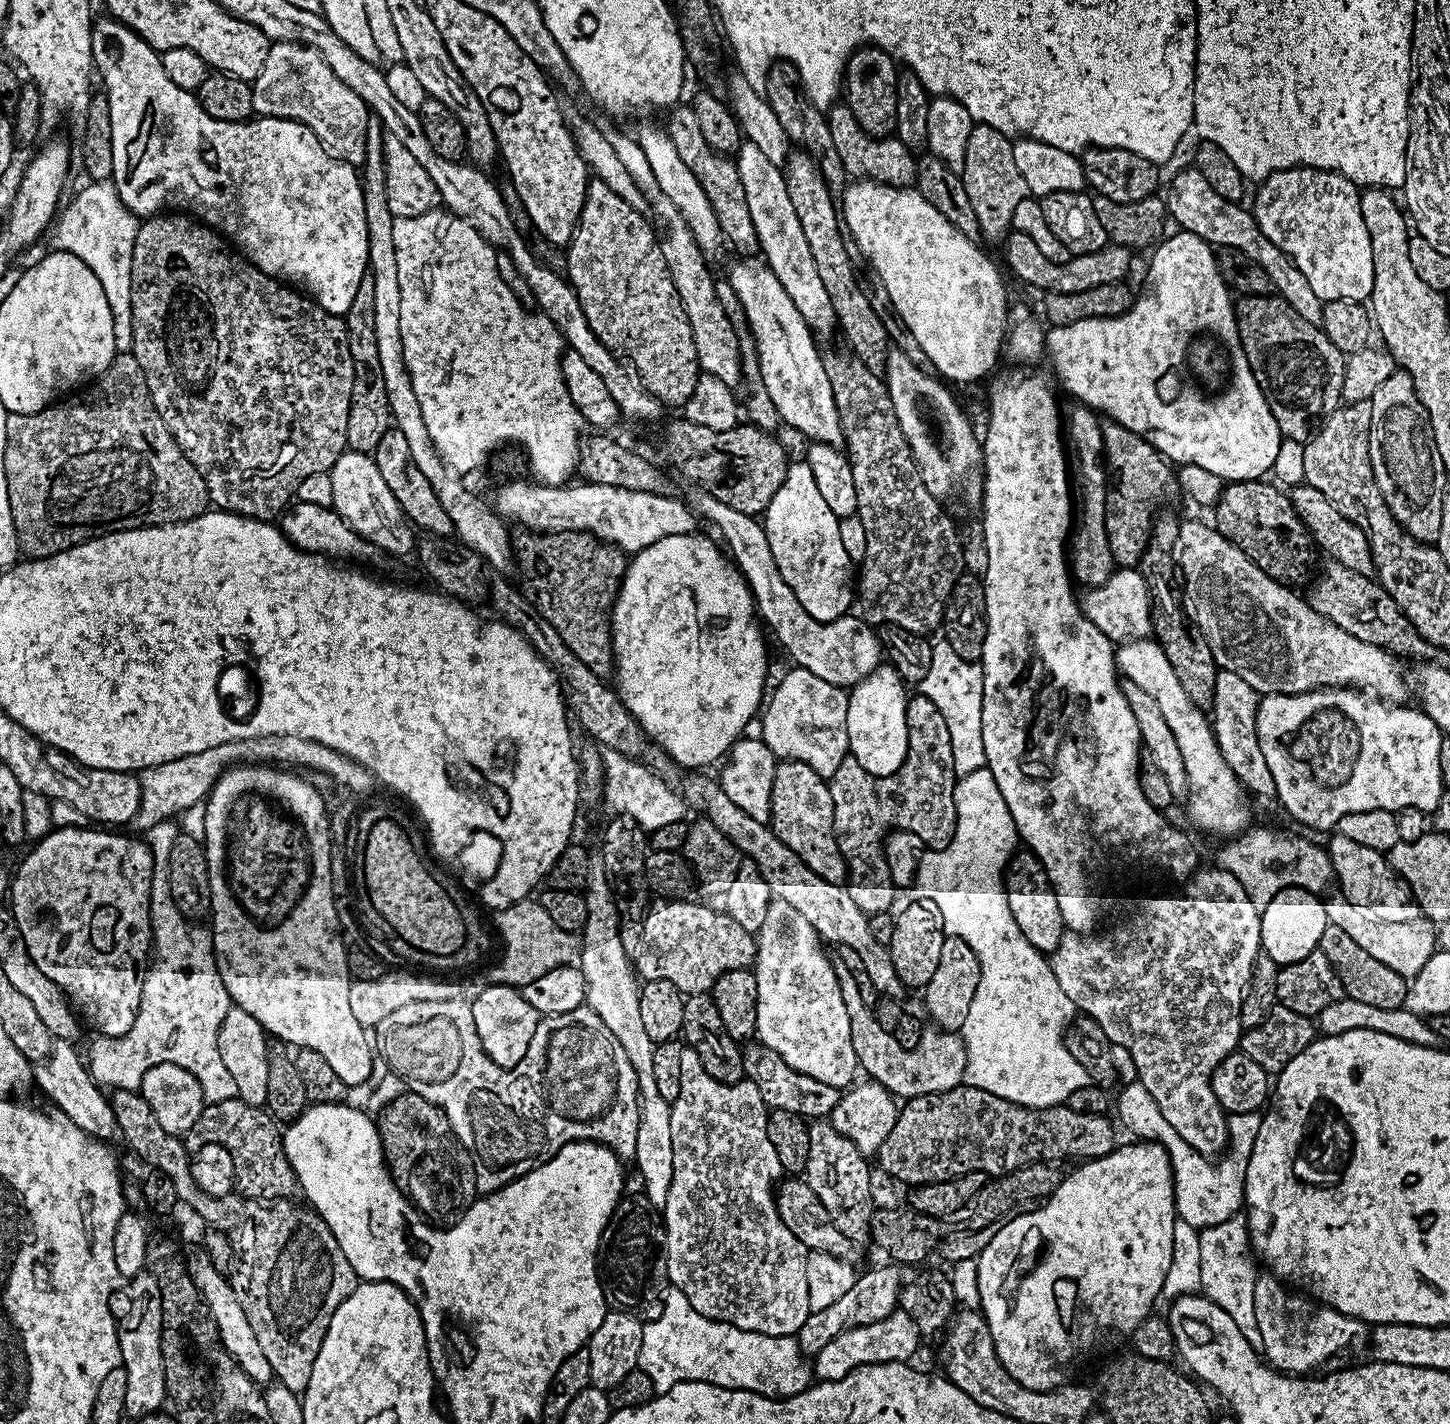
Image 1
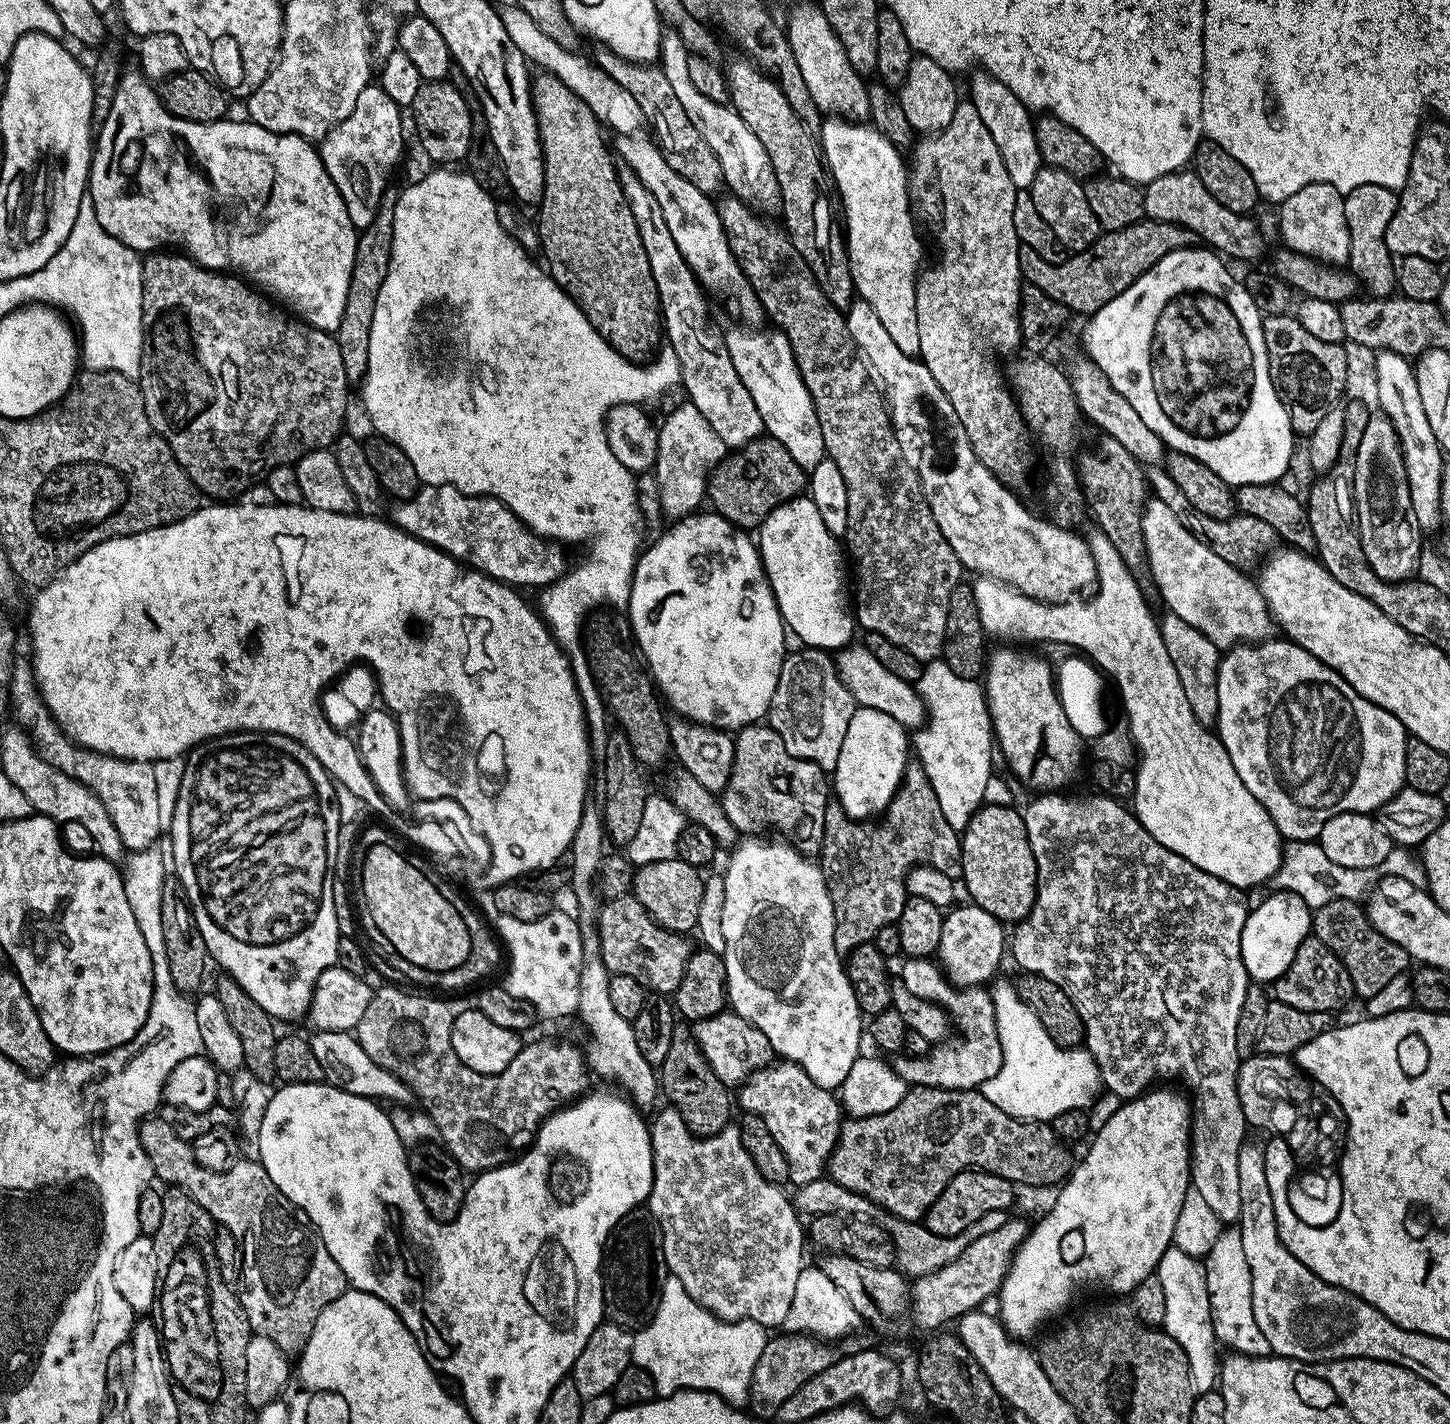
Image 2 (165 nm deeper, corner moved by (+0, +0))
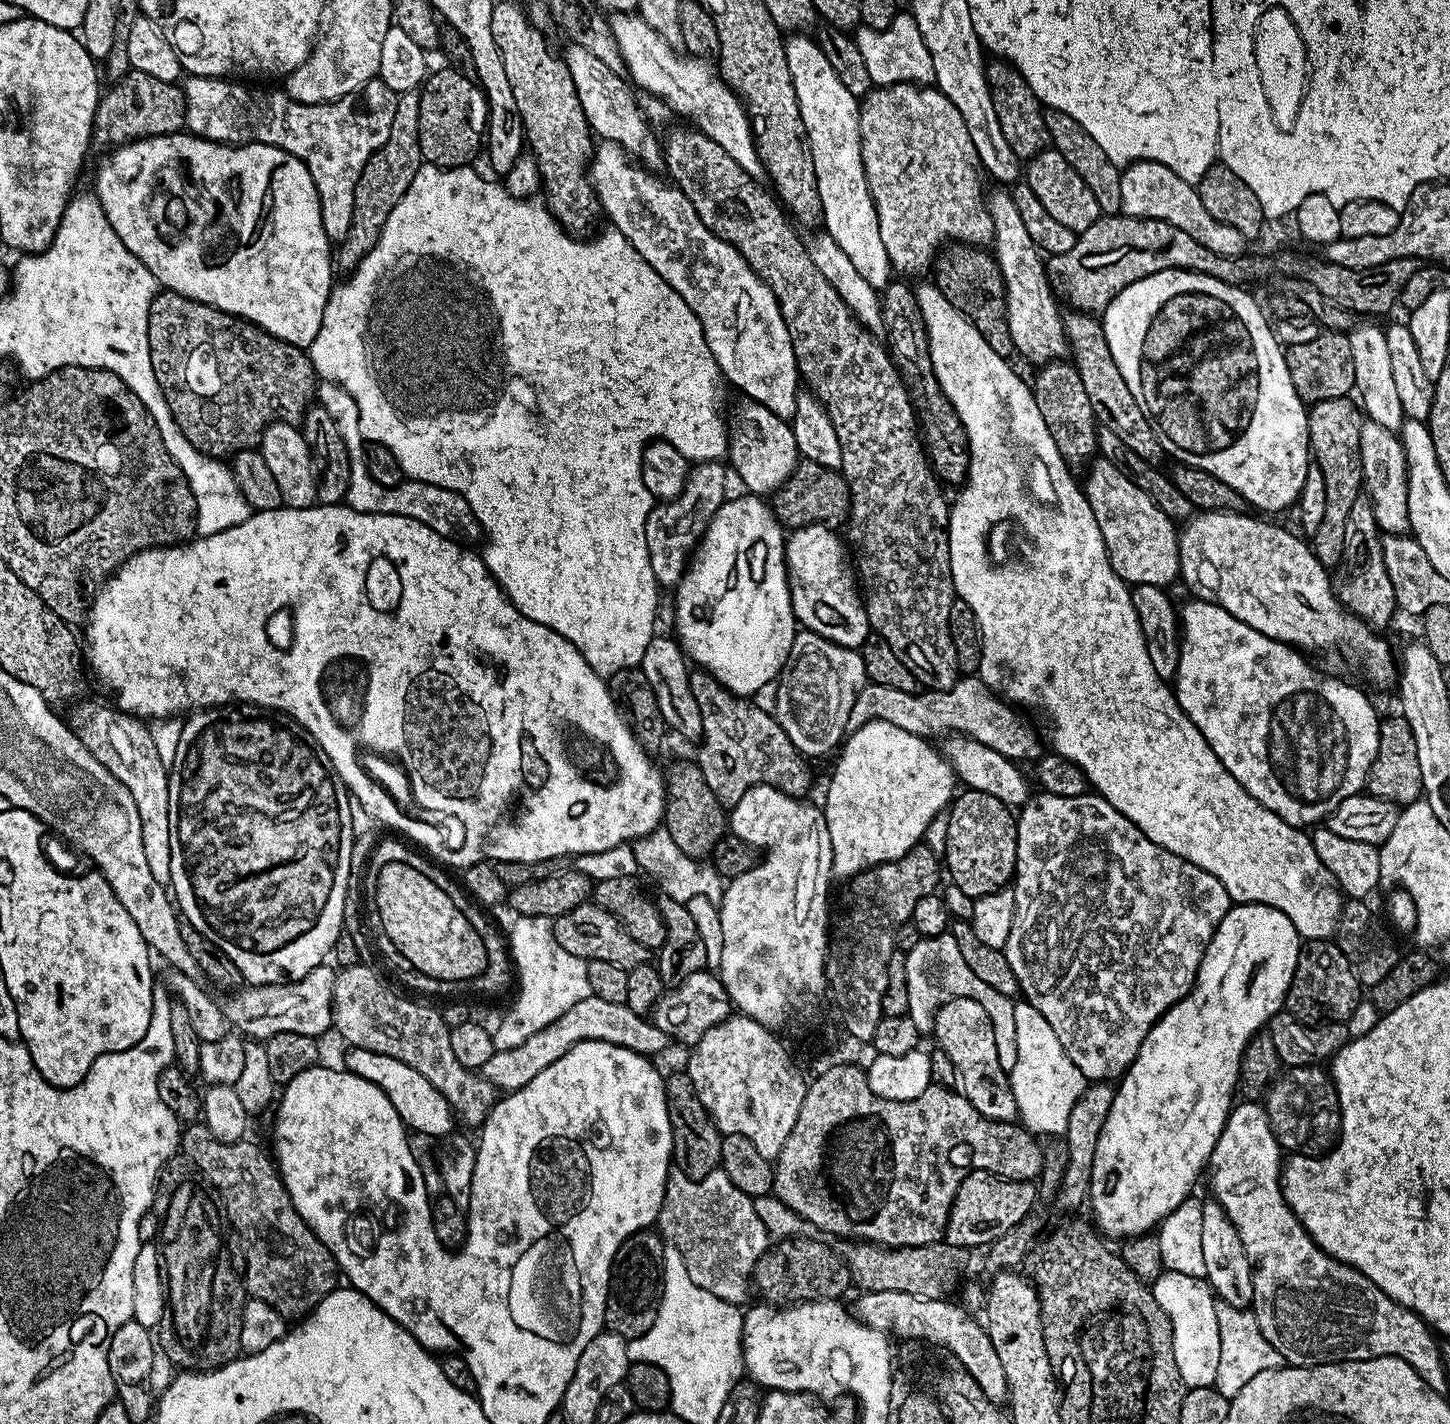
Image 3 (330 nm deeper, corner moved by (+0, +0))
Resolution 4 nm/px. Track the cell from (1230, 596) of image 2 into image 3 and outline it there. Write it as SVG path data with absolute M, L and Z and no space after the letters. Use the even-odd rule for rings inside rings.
M1100 458L1087 472L1088 481L1082 484L1084 496L1090 502L1090 510L1094 510L1098 530L1102 530L1102 542L1106 542L1108 557L1116 573L1132 586L1168 586L1172 579L1180 576L1177 525L1119 464Z

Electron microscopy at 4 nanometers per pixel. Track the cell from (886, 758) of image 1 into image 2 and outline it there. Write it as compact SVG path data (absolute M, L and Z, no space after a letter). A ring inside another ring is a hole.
M857 707L856 713L850 718L850 726L846 726L846 738L842 738L842 750L834 769L834 792L840 807L851 820L864 822L879 817L896 797L904 778L904 769L910 763L908 736L906 729L894 722L890 714Z

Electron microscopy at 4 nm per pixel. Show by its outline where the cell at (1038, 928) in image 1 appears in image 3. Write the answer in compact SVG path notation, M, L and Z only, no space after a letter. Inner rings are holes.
M971 790L962 792L951 801L946 812L948 825L942 837L942 860L947 875L948 872L952 875L951 883L975 898L996 892L1013 879L1016 870L1016 816L1013 809L994 798L994 794Z

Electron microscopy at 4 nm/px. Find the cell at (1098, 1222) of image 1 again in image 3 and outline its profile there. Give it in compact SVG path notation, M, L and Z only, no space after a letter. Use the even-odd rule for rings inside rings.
M1236 904L1229 908L1220 925L1216 927L1216 932L1212 935L1212 941L1208 943L1208 949L1204 952L1192 990L1184 995L1173 1008L1166 1010L1166 1014L1162 1014L1146 1034L1134 1062L1119 1081L1119 1084L1121 1083L1120 1088L1118 1084L1115 1089L1110 1114L1106 1114L1106 1126L1102 1126L1102 1134L1098 1134L1098 1150L1094 1150L1094 1174L1088 1191L1088 1200L1090 1205L1092 1204L1093 1217L1091 1216L1091 1219L1094 1221L1095 1227L1109 1241L1116 1240L1116 1242L1120 1242L1125 1238L1151 1233L1170 1213L1178 1210L1178 1206L1183 1200L1189 1199L1193 1195L1192 1187L1195 1186L1200 1171L1203 1168L1205 1171L1209 1167L1214 1146L1222 1134L1225 1122L1228 1121L1229 1112L1234 1107L1232 1095L1235 1097L1238 1092L1242 1054L1246 1050L1246 1046L1256 1036L1256 1033L1261 1031L1268 1021L1284 1008L1284 998L1288 994L1288 987L1294 974L1294 966L1298 962L1301 943L1302 937L1297 934L1290 918L1286 918L1286 914L1282 914L1277 908L1271 908L1265 904Z

